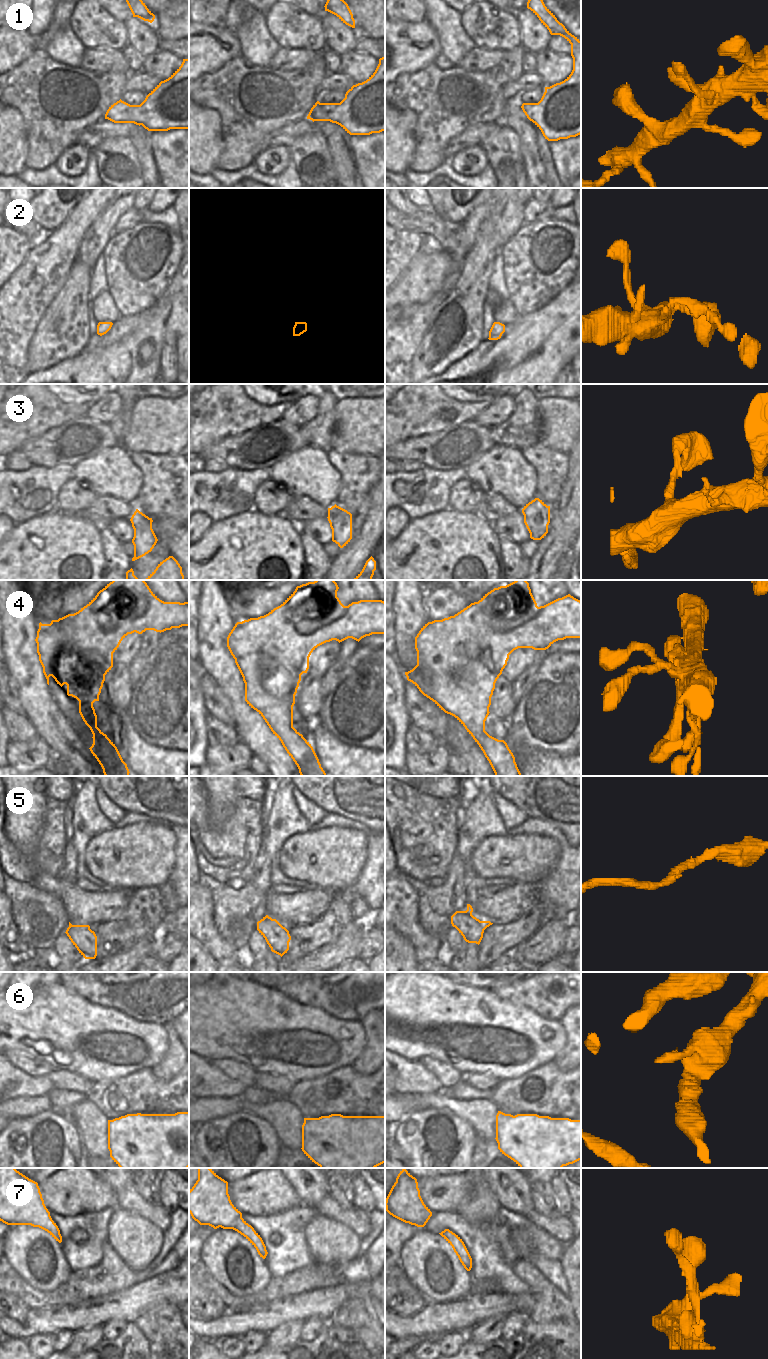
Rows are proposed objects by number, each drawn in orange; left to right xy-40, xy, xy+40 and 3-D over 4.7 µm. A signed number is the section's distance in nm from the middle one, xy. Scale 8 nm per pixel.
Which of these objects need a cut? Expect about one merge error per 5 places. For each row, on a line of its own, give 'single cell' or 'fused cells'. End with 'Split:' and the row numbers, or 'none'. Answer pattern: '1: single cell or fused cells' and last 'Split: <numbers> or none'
1: single cell
2: single cell
3: single cell
4: single cell
5: single cell
6: single cell
7: single cell
Split: none

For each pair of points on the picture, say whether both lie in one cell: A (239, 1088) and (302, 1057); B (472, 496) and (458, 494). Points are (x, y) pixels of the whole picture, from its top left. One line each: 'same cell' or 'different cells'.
A: different cells
B: same cell

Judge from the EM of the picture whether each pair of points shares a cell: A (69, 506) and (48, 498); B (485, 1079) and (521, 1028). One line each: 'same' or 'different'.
A: different
B: different

